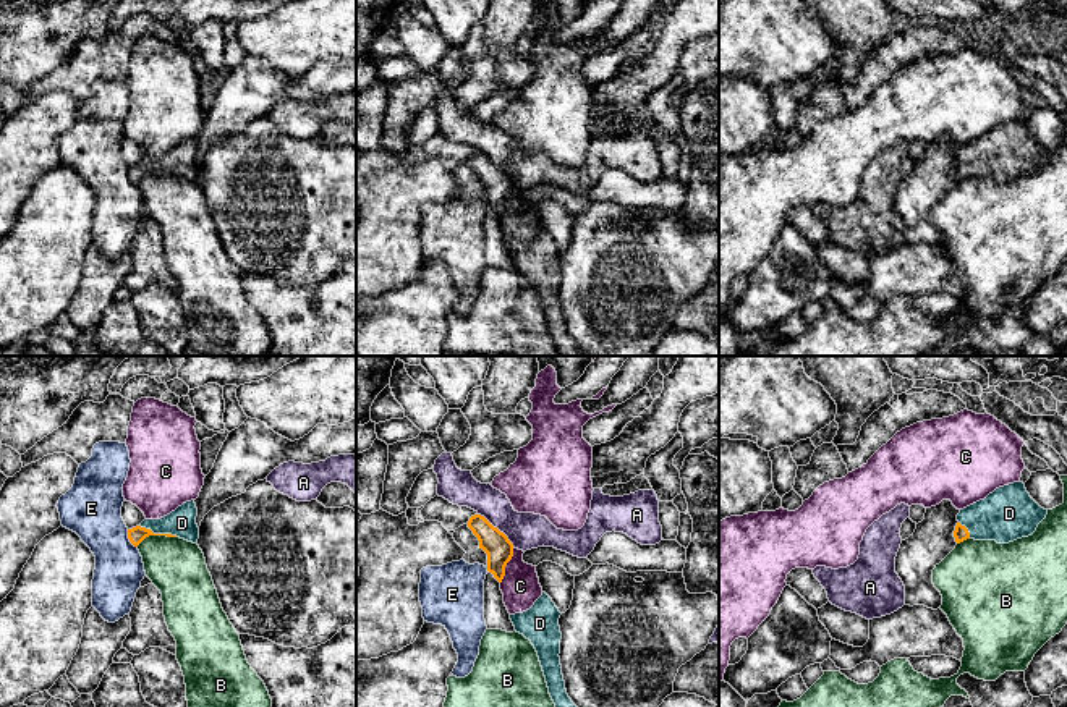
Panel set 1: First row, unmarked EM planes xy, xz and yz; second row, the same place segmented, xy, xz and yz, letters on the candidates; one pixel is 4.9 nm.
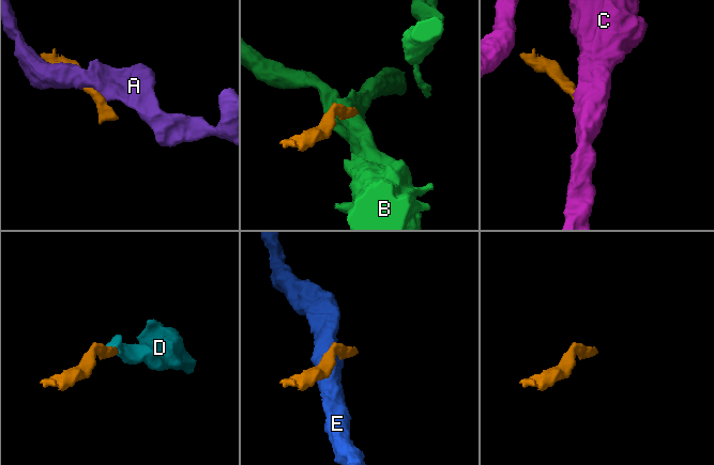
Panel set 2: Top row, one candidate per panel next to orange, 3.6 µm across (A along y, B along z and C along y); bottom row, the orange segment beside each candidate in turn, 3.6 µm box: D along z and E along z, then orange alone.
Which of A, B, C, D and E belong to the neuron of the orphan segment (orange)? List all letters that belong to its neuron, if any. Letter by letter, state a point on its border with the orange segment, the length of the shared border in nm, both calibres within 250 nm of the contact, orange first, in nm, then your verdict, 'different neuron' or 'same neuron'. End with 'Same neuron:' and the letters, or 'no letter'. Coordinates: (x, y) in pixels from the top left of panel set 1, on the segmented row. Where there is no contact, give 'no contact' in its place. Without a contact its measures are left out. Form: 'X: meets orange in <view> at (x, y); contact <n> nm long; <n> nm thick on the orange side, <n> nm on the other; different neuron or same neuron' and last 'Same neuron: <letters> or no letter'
A: meets orange in xz at (496, 528); contact 240 nm long; 140 nm thick on the orange side, 180 nm on the other; different neuron
B: meets orange in xy at (156, 534); contact 200 nm long; 80 nm thick on the orange side, 280 nm on the other; different neuron
C: meets orange in xz at (505, 565); contact 200 nm long; 140 nm thick on the orange side, 190 nm on the other; different neuron
D: meets orange in xy at (159, 534); contact 200 nm long; 80 nm thick on the orange side, 140 nm on the other; same neuron
E: meets orange in xy at (128, 537); contact 110 nm long; 80 nm thick on the orange side, 280 nm on the other; different neuron
Same neuron: D

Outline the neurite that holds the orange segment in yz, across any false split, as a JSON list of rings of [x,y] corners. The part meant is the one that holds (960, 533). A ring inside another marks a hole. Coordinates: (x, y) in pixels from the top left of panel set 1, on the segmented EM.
[[[1014,482],[960,510],[954,537],[957,544],[967,539],[1009,544],[1031,536],[1046,514],[1025,484]]]

